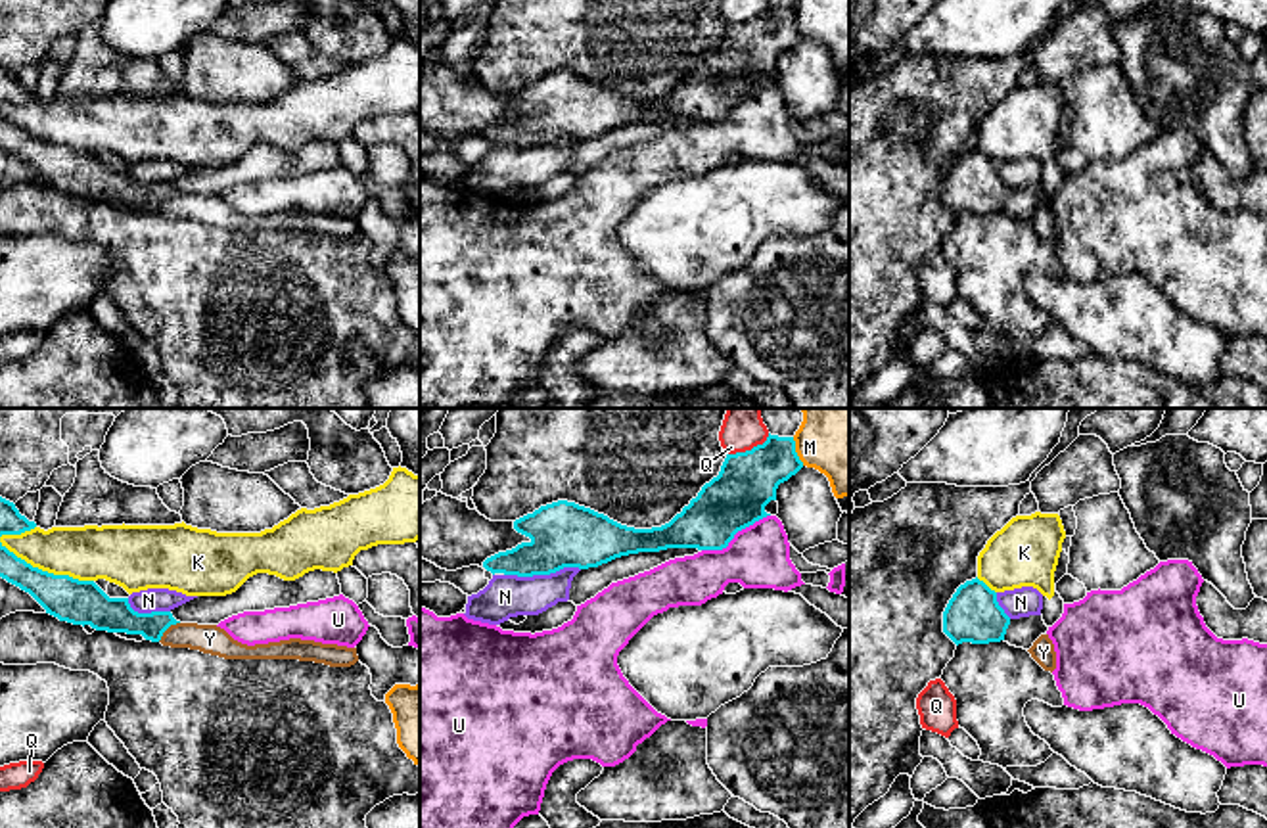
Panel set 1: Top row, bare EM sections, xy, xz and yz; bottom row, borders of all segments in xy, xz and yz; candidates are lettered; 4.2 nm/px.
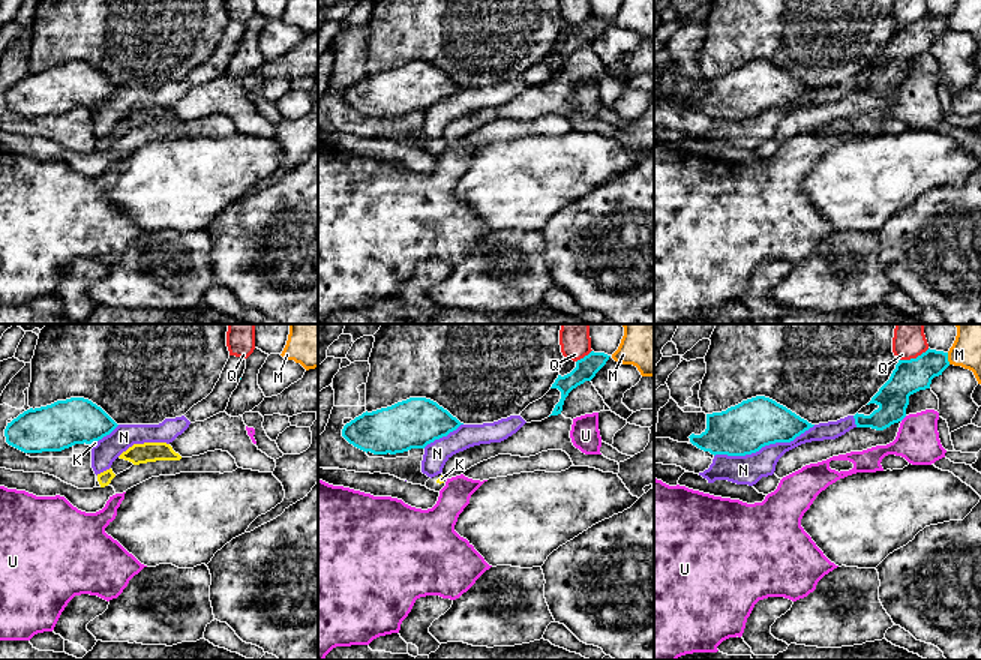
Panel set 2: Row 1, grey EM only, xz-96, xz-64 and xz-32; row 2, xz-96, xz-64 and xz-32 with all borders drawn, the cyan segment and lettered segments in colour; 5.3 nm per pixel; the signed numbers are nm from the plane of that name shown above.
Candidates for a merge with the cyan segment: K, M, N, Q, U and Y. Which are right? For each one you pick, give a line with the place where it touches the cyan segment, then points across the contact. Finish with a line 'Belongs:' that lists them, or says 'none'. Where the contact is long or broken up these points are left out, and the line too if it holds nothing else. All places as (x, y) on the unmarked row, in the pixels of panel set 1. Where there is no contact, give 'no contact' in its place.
Belongs: none

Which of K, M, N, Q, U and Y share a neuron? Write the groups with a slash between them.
K / M Y / N / Q / U

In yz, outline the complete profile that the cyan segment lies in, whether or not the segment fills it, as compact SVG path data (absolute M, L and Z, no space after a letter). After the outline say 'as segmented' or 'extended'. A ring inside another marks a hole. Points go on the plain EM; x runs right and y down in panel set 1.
M978 148L956 159L943 182L943 203L962 213L989 215L1004 211L1010 188L997 172L997 163Z; as segmented

